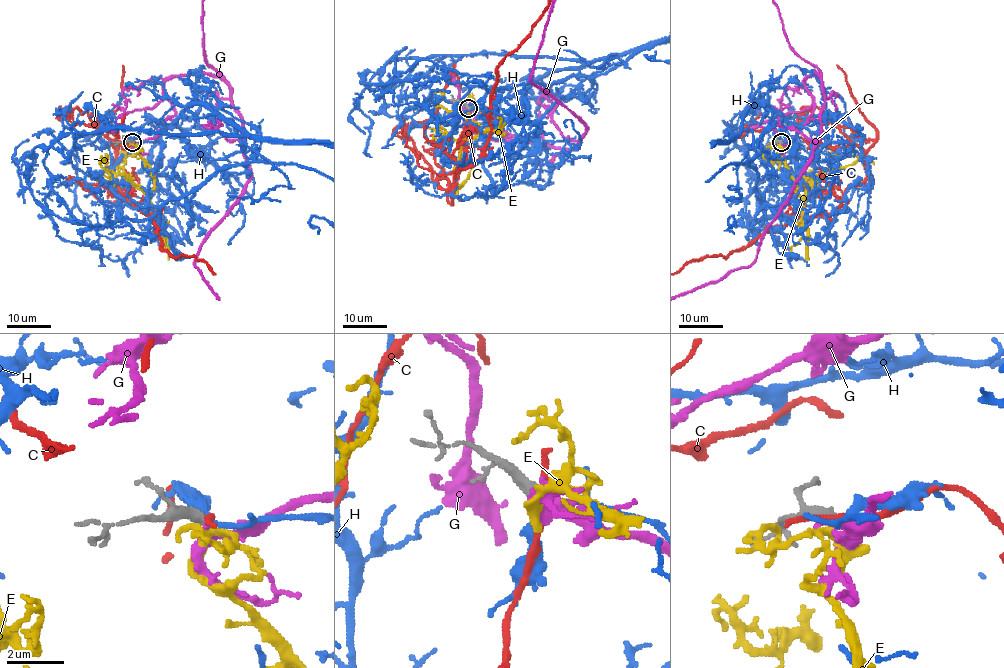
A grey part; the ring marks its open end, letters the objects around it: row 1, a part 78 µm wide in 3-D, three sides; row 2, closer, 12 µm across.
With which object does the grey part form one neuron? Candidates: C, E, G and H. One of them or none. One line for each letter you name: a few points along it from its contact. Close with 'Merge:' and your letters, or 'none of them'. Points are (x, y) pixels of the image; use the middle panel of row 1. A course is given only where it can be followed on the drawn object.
Merge: H

